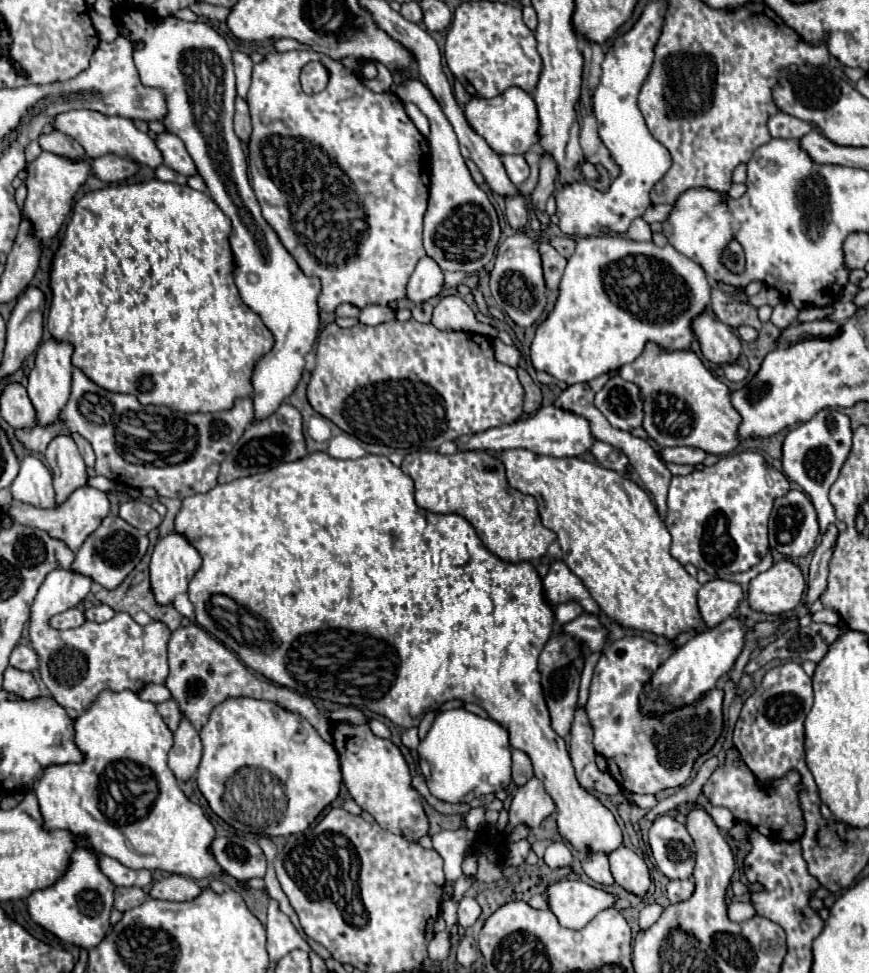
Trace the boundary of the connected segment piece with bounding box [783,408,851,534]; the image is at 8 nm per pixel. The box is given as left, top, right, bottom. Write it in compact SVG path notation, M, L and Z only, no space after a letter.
M831 408L831 412L821 410L815 418L789 430L789 434L783 442L783 474L789 480L797 482L815 502L815 508L819 514L819 524L821 524L821 534L825 534L827 528L837 522L835 508L831 506L827 492L829 492L831 484L837 480L839 470L841 470L843 462L847 460L849 450L851 450L851 424L849 424L849 418L835 408Z

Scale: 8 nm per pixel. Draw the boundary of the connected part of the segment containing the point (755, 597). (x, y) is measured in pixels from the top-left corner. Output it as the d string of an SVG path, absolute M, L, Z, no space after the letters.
M781 558L749 582L749 604L765 614L783 614L799 606L805 588L801 568L789 558Z

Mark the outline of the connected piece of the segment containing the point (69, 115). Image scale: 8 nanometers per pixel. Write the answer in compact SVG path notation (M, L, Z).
M69 110L65 114L57 114L55 128L71 138L75 138L83 148L87 158L99 158L105 154L117 154L123 158L131 158L139 164L147 164L149 168L157 168L163 164L163 156L153 142L153 138L141 130L135 128L135 124L129 118L121 116L105 116L95 110Z

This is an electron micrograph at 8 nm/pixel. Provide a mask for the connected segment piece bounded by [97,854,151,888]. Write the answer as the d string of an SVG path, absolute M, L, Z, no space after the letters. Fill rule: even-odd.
M97 854L99 858L99 866L103 870L103 874L115 884L115 886L139 886L145 888L151 884L151 872L149 870L131 870L127 866L123 866L121 862L107 858L103 854Z

